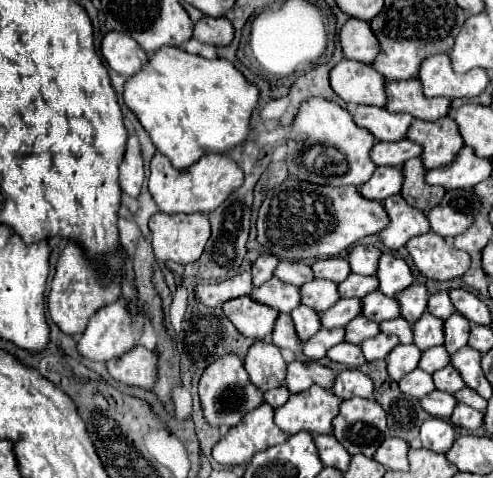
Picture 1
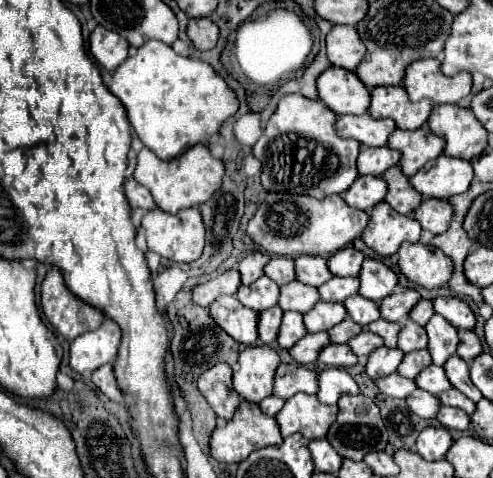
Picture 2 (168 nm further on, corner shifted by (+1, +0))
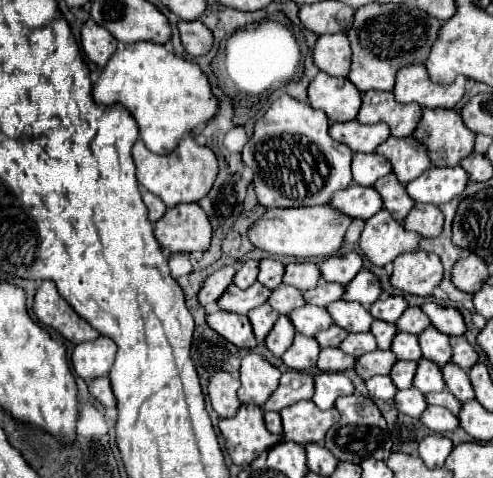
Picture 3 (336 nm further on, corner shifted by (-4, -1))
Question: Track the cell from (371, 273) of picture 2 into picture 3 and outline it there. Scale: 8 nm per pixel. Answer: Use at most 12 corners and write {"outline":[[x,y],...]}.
{"outline":[[361,269],[345,285],[343,301],[363,307],[381,295],[379,279]]}

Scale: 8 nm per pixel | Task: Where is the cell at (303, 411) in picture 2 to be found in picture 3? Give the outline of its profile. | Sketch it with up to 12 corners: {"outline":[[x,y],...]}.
{"outline":[[313,401],[281,411],[283,439],[299,445],[323,441],[339,419]]}

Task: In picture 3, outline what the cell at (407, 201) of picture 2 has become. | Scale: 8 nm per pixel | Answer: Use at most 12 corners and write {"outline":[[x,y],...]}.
{"outline":[[393,173],[373,187],[385,199],[385,209],[403,221],[415,201]]}

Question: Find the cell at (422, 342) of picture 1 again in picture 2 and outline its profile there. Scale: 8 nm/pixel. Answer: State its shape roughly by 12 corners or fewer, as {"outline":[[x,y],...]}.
{"outline":[[408,318],[400,330],[398,348],[408,354],[428,346],[424,328]]}

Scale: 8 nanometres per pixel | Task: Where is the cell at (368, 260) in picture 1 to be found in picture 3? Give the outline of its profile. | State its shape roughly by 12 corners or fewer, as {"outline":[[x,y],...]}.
{"outline":[[357,253],[325,259],[323,281],[345,285],[361,271]]}

